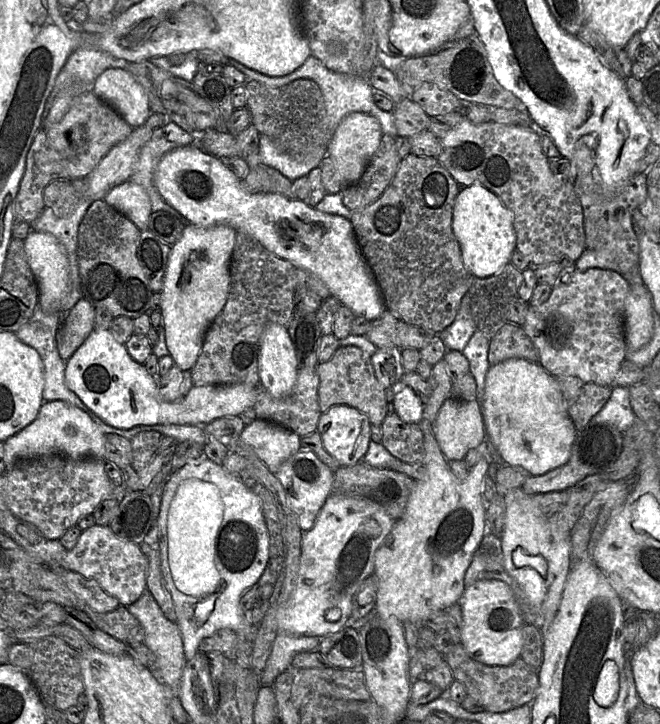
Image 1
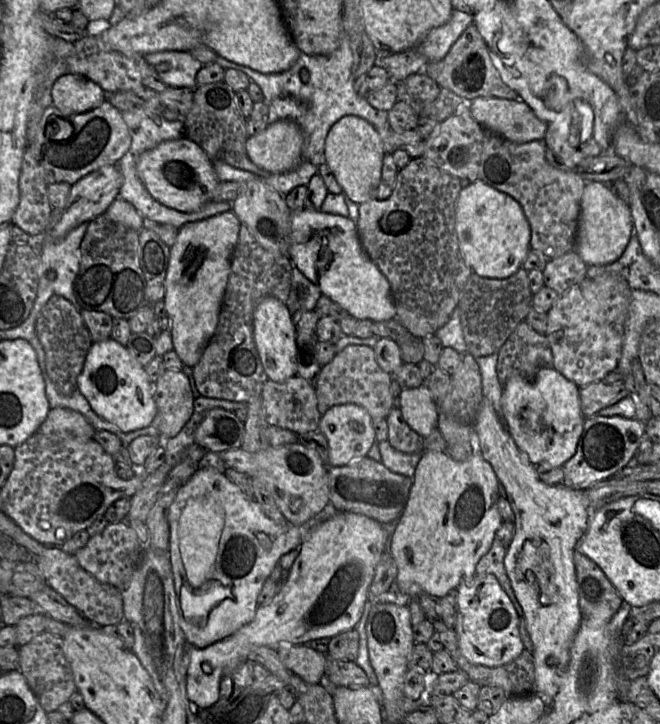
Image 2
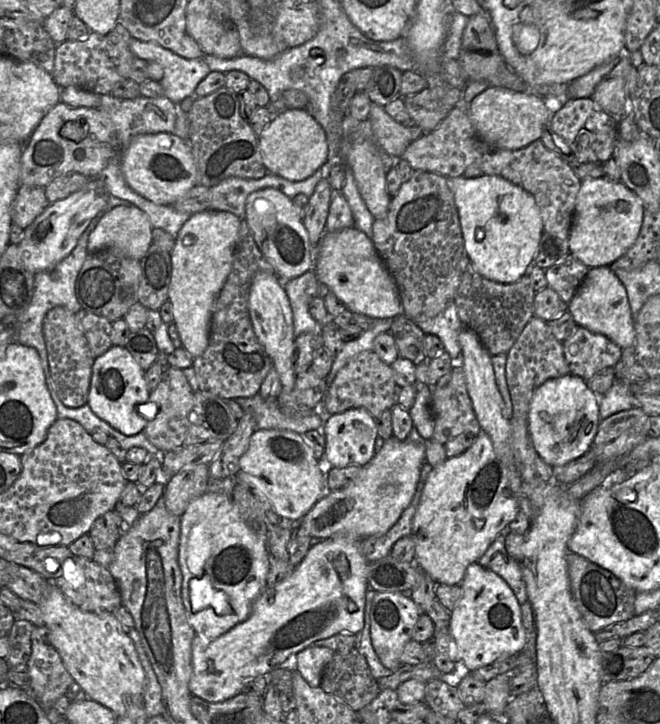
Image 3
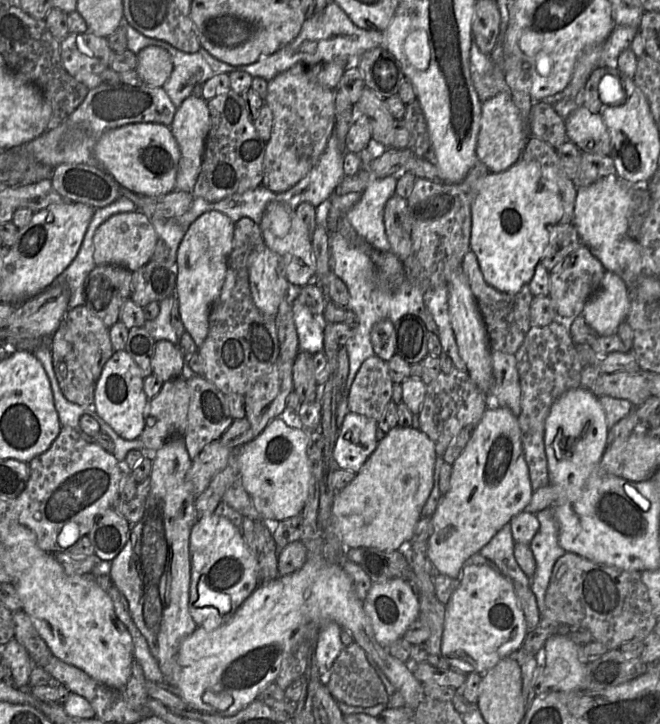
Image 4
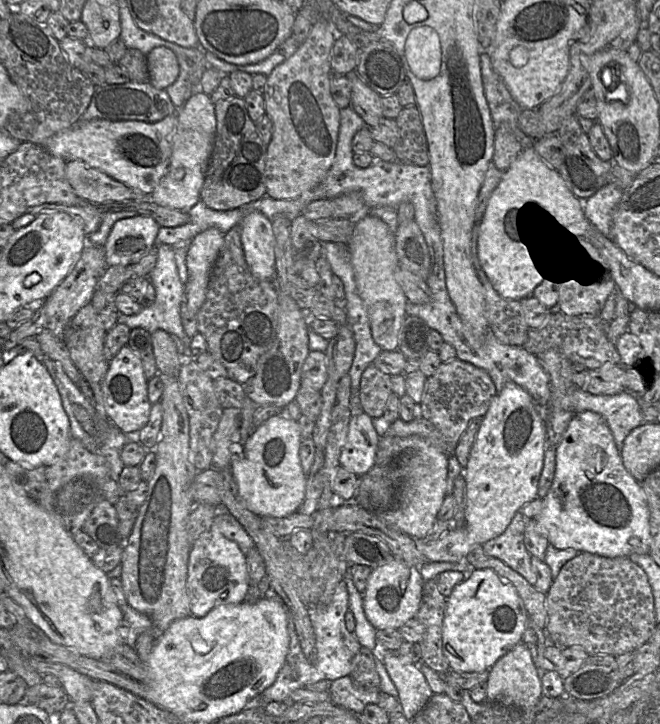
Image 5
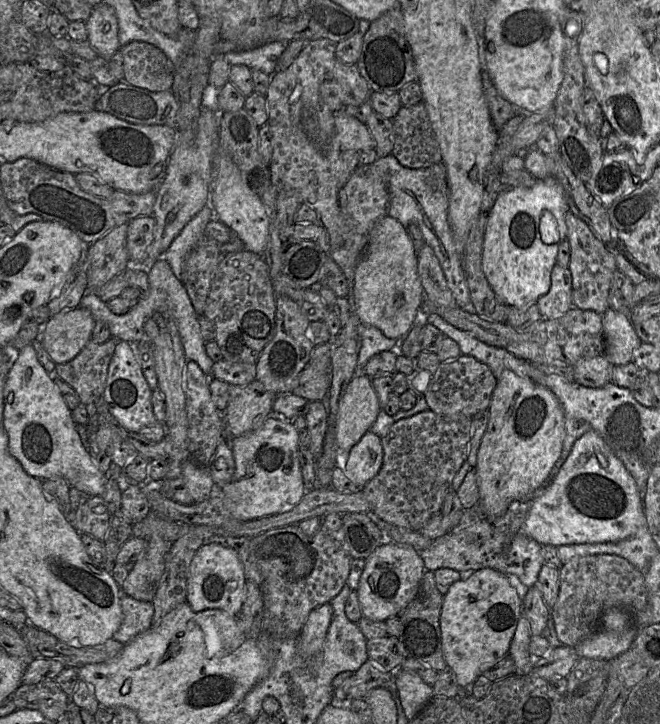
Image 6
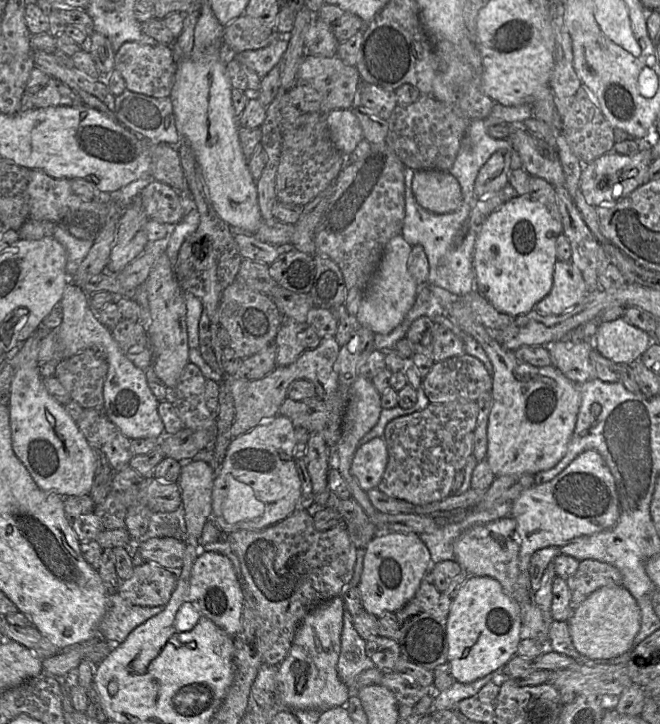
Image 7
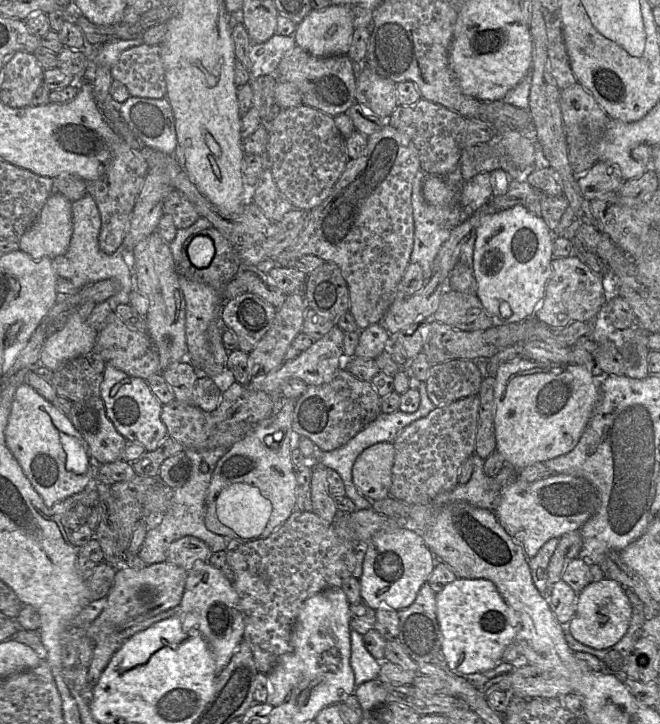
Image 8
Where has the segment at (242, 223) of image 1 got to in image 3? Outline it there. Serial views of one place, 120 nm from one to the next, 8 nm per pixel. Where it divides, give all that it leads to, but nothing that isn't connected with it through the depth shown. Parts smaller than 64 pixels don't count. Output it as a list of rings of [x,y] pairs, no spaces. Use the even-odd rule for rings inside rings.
[[[168,132],[135,136],[122,155],[122,172],[133,190],[160,205],[172,206],[197,185],[197,168],[190,143]],[[356,227],[326,231],[316,246],[314,272],[352,313],[374,319],[393,319],[403,314],[399,290],[372,240]]]

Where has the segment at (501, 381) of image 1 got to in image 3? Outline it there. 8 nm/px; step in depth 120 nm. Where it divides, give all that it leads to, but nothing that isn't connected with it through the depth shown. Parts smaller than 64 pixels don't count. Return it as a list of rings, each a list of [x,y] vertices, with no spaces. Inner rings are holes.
[[[566,375],[547,380],[534,391],[530,401],[528,429],[532,443],[537,454],[551,467],[563,466],[586,454],[600,421],[599,396],[577,376]]]

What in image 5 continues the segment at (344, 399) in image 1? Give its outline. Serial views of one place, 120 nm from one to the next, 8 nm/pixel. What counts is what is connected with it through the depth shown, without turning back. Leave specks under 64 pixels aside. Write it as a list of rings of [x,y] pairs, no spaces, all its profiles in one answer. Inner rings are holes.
[[[373,364],[363,372],[359,388],[359,398],[363,413],[372,419],[380,418],[389,397],[393,394],[391,376],[381,372]]]

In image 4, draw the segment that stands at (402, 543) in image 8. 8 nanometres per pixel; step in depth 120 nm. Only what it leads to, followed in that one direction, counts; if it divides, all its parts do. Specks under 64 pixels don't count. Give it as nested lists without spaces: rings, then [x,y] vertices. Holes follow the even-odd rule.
[[[404,578],[374,582],[363,599],[363,606],[370,619],[376,640],[381,645],[388,647],[393,641],[403,637],[408,627],[419,617],[419,592],[414,590]]]

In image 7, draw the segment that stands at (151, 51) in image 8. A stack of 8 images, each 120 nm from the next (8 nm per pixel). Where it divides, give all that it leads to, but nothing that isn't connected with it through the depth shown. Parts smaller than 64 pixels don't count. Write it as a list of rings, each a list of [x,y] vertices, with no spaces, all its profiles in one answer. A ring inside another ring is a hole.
[[[136,41],[125,42],[116,52],[114,69],[123,77],[126,89],[156,98],[170,97],[177,64],[171,45],[148,45]]]

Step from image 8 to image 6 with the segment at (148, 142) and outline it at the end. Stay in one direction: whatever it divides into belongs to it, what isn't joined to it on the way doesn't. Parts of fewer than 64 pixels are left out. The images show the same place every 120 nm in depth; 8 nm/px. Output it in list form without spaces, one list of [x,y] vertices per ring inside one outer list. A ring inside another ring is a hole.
[[[125,81],[112,87],[100,87],[95,110],[109,113],[119,119],[138,125],[167,125],[177,130],[177,112],[179,101],[172,91],[152,92]]]

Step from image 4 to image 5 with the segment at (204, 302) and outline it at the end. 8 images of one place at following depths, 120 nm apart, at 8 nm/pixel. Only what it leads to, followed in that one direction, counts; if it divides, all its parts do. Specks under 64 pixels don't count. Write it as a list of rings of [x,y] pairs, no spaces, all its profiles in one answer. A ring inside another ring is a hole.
[[[209,228],[190,242],[186,258],[188,281],[185,290],[188,309],[195,315],[205,301],[212,270],[224,240],[225,234],[216,228]]]

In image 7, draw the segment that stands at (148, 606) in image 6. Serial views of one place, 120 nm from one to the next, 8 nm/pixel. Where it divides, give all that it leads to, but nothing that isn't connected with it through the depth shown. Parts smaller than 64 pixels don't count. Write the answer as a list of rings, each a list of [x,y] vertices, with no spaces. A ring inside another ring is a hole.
[[[117,592],[112,595],[110,606],[98,626],[98,637],[112,645],[120,644],[137,626],[161,613],[163,608],[134,605]]]

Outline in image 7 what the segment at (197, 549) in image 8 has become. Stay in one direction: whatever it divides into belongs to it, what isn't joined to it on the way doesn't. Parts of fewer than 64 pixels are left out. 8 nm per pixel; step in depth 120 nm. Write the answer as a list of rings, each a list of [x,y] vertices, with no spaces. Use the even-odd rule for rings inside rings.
[[[154,537],[138,545],[138,553],[146,562],[154,562],[177,575],[180,572],[186,544],[173,537]]]

